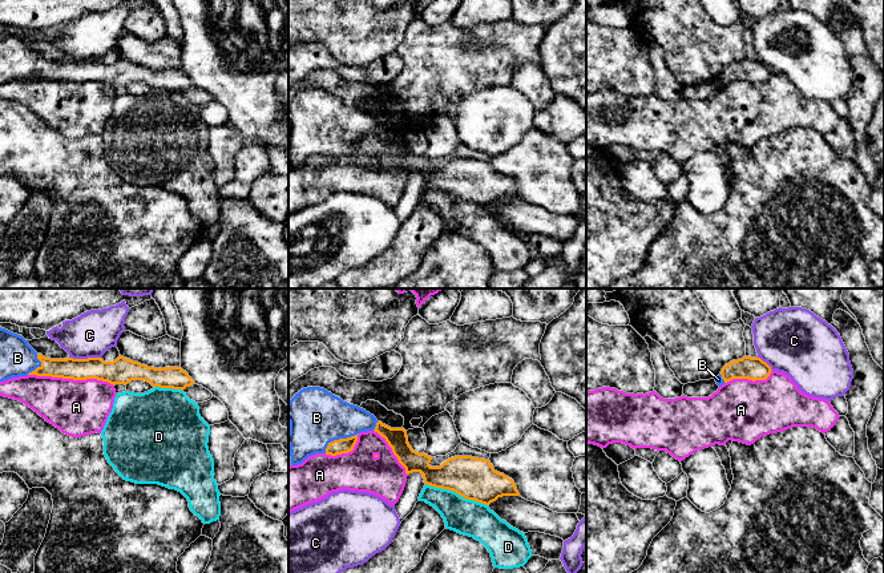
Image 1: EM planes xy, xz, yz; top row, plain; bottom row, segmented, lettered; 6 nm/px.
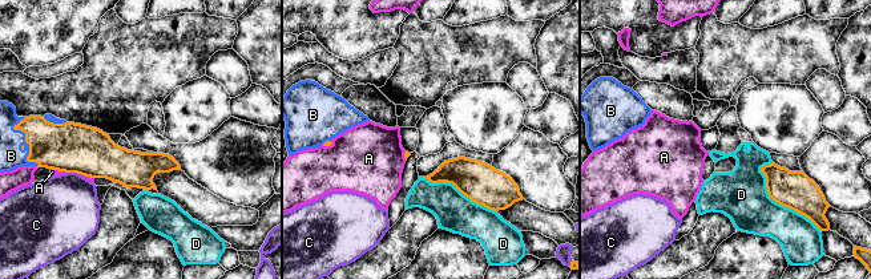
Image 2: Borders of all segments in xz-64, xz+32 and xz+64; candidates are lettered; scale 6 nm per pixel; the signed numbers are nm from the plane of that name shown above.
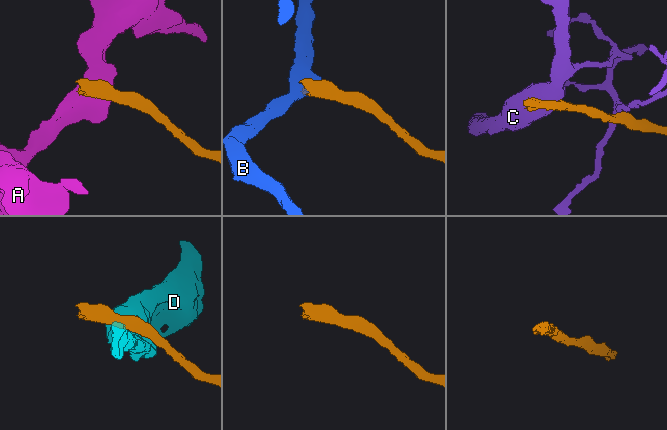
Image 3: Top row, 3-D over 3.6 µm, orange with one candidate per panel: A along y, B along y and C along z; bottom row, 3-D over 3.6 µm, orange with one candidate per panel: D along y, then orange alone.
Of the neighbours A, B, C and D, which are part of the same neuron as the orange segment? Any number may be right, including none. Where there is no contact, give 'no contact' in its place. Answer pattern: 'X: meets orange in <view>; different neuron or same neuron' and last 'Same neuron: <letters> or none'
A: meets orange in xy; different neuron
B: meets orange in xz; same neuron
C: meets orange in xy; different neuron
D: meets orange in xz; different neuron
Same neuron: B

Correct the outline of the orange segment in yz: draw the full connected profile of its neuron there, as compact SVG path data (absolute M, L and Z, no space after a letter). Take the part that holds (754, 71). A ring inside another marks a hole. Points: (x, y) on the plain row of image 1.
M743 58L726 66L715 84L720 89L732 81L766 82L771 73L771 69L760 60Z

